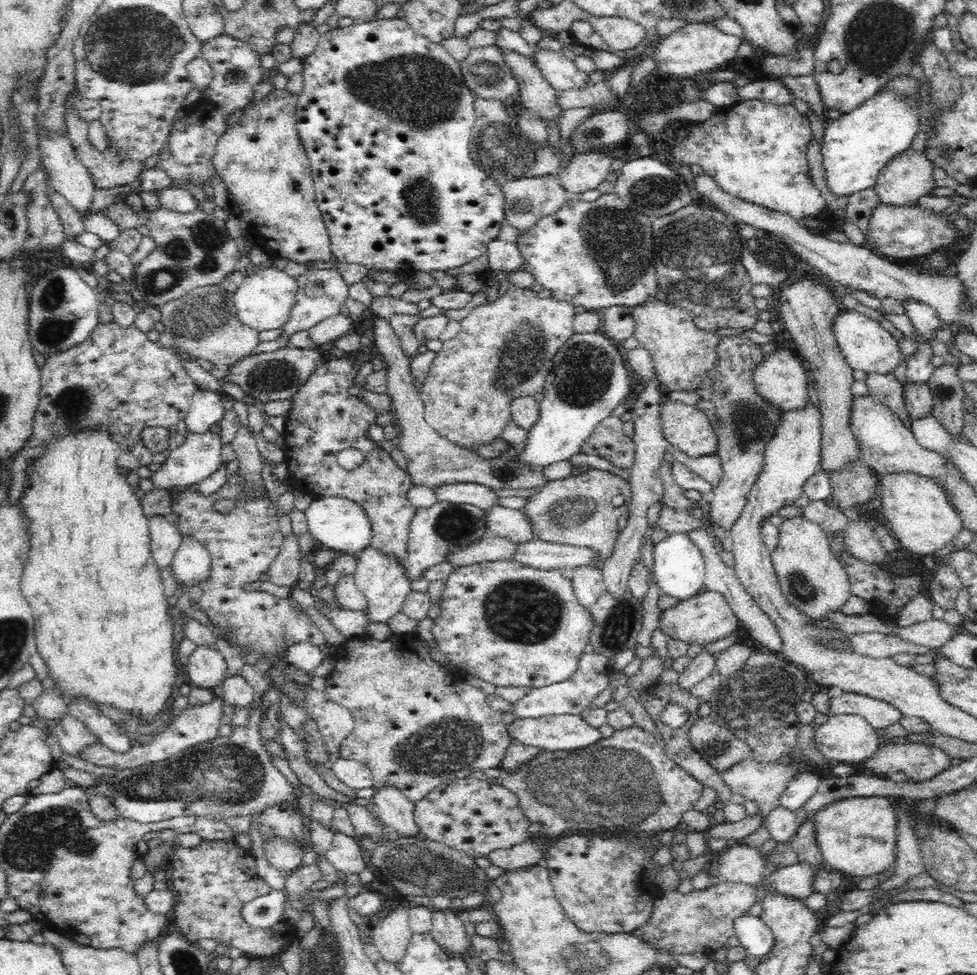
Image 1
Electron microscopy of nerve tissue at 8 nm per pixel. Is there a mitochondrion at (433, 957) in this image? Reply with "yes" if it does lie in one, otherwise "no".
no

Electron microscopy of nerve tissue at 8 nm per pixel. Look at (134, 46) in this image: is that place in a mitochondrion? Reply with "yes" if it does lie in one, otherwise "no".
yes

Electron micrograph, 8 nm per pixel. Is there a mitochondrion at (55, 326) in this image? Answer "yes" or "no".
yes

